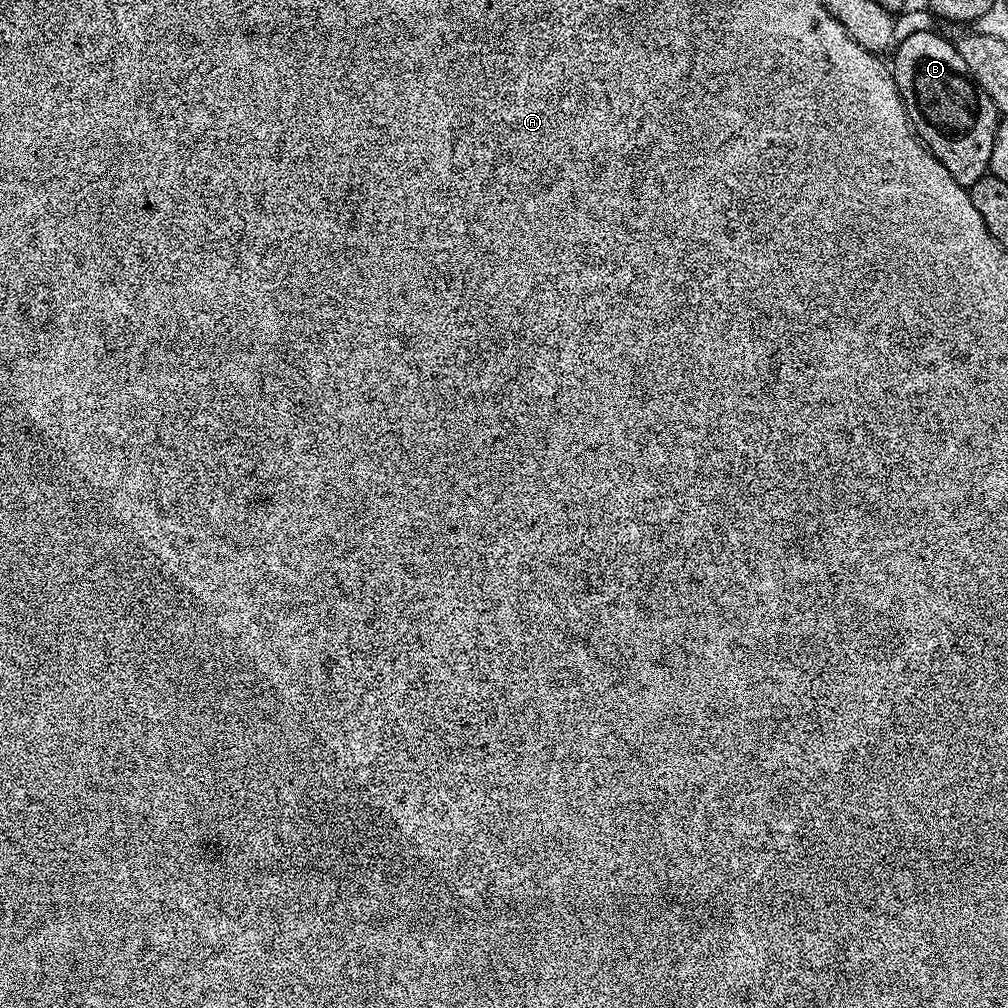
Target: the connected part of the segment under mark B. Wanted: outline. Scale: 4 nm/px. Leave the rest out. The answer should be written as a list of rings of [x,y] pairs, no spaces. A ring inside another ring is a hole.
[[[939,31],[913,34],[910,38],[895,45],[891,53],[890,67],[892,77],[898,86],[898,94],[908,111],[908,120],[916,131],[920,141],[954,174],[954,178],[962,187],[969,189],[978,178],[989,175],[988,163],[990,150],[994,150],[994,134],[998,123],[998,113],[994,102],[977,86],[972,79],[966,62],[962,62],[962,54],[958,54],[955,43],[951,39],[939,36]]]

